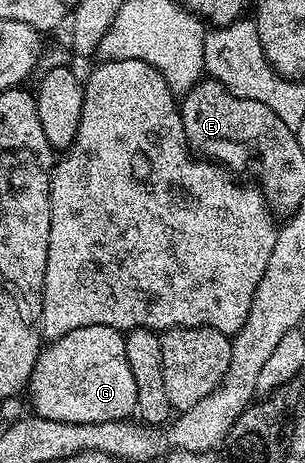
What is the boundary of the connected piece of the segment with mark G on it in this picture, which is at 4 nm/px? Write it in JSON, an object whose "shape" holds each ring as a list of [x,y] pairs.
{"shape":[[[87,326],[51,339],[36,358],[26,398],[36,409],[35,417],[46,420],[98,424],[131,419],[136,414],[138,387],[126,360],[124,334],[109,326]]]}

